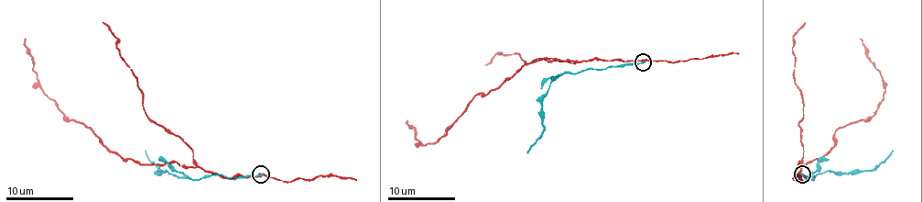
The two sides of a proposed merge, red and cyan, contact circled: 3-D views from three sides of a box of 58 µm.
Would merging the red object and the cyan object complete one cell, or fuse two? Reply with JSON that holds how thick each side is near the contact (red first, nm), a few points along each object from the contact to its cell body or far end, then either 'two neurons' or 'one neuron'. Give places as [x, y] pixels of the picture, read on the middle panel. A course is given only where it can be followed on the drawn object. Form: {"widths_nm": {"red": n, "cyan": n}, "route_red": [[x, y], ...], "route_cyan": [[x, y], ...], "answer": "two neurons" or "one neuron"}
{"widths_nm": {"red": 200, "cyan": 190}, "route_red": [[643, 61], [543, 58], [522, 65], [487, 94], [477, 94], [466, 111], [434, 143], [422, 145], [407, 119]], "route_cyan": [[643, 61], [556, 75], [541, 103], [543, 133], [531, 145], [527, 153]], "answer": "two neurons"}

